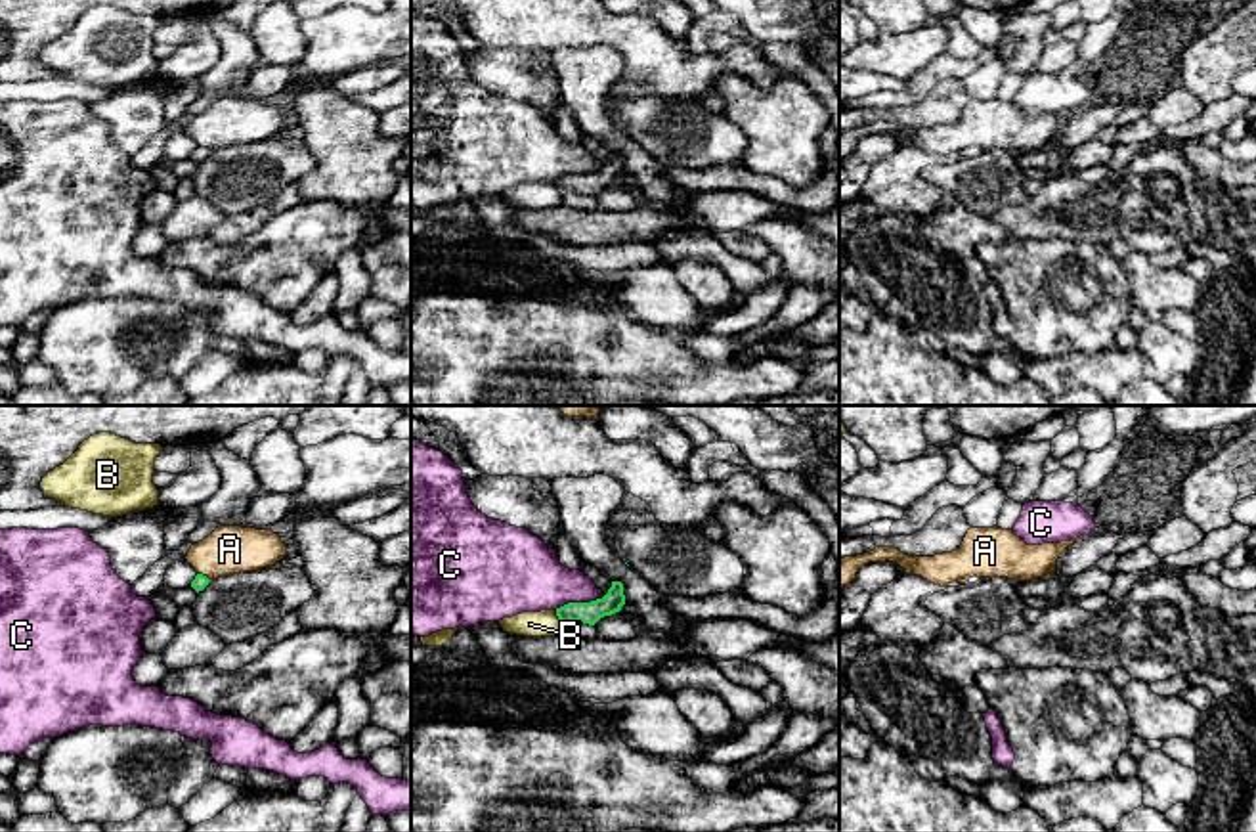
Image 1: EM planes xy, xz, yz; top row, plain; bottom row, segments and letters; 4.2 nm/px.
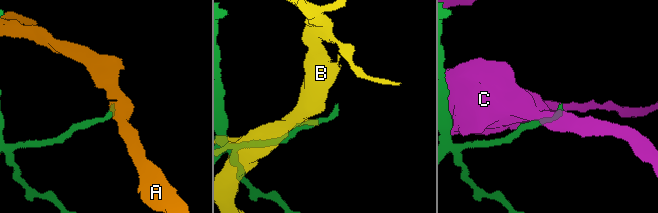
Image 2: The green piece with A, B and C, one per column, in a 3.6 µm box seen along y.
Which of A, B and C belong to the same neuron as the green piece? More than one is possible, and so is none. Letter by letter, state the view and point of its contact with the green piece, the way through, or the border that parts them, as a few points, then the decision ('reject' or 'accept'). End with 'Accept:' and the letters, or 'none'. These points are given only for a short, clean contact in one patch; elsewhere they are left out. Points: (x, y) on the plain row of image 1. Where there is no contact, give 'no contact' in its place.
A: xy (201, 146) | along xy (197, 144), (209, 152) | reject
B: xz (559, 190) | reject
C: xz (576, 175) | reject
Accept: none

